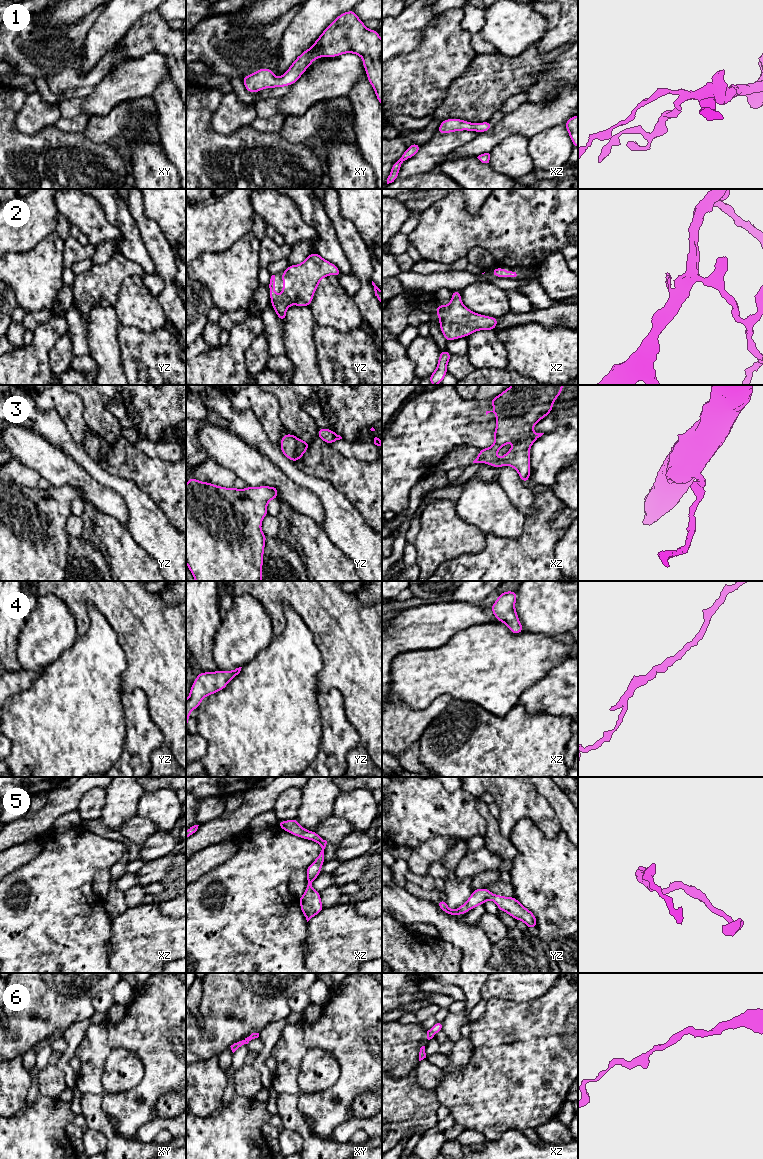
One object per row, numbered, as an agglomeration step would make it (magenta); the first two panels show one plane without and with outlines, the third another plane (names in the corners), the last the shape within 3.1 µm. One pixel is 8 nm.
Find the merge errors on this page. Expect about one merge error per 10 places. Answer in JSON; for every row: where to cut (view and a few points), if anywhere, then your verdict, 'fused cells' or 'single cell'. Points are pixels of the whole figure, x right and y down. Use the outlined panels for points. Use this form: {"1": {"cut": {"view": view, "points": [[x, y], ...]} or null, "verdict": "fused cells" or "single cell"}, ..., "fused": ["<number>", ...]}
{"1": {"cut": null, "verdict": "single cell"}, "2": {"cut": null, "verdict": "single cell"}, "3": {"cut": null, "verdict": "single cell"}, "4": {"cut": null, "verdict": "single cell"}, "5": {"cut": null, "verdict": "single cell"}, "6": {"cut": null, "verdict": "single cell"}, "fused": []}

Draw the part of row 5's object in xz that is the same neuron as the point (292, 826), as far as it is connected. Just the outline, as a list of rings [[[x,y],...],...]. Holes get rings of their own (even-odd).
[[[296,818],[287,821],[278,821],[277,826],[294,836],[317,842],[322,848],[318,857],[305,870],[307,873],[306,891],[300,898],[298,898],[301,911],[308,922],[312,917],[316,916],[324,909],[320,898],[320,892],[315,891],[311,887],[311,884],[319,876],[319,873],[323,867],[324,849],[327,841],[321,838],[315,831],[304,829],[298,823]]]

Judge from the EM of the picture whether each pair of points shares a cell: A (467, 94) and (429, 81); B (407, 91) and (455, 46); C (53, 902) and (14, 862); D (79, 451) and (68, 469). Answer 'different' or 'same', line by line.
A: different
B: same
C: different
D: different

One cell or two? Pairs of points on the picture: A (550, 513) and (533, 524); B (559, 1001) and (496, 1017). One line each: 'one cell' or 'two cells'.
A: one cell
B: one cell

